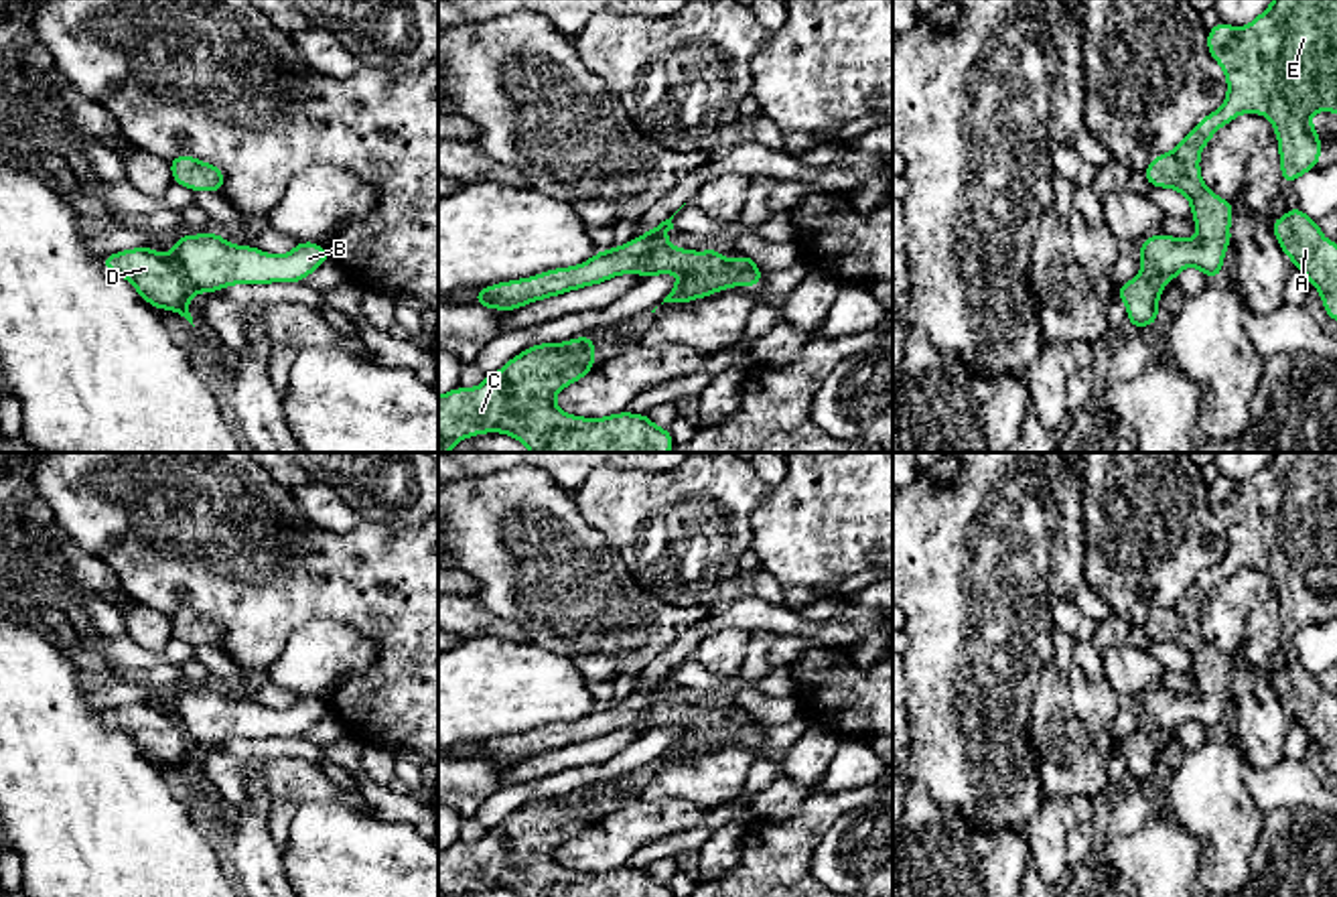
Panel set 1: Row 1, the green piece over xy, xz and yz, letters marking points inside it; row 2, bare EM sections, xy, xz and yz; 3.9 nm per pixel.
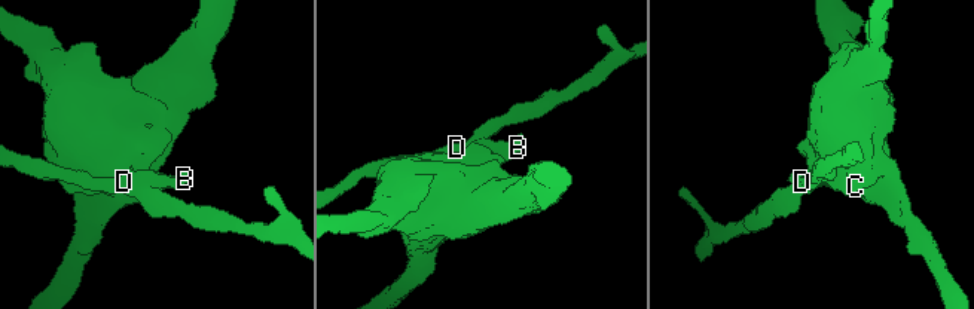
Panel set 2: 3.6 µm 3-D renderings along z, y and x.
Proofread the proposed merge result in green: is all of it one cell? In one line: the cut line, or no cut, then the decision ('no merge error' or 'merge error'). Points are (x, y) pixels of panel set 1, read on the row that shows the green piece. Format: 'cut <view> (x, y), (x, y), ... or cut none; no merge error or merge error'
cut xy (169, 258), (195, 291); merge error

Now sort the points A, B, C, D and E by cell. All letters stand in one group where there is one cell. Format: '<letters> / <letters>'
A B C E / D

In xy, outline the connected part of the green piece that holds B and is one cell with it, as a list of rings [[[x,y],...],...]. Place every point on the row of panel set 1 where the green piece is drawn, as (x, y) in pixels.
[[[185,233],[170,250],[170,260],[195,292],[217,292],[229,284],[300,282],[329,258],[329,250],[312,242],[298,242],[290,254],[272,256],[227,244],[221,233]]]

